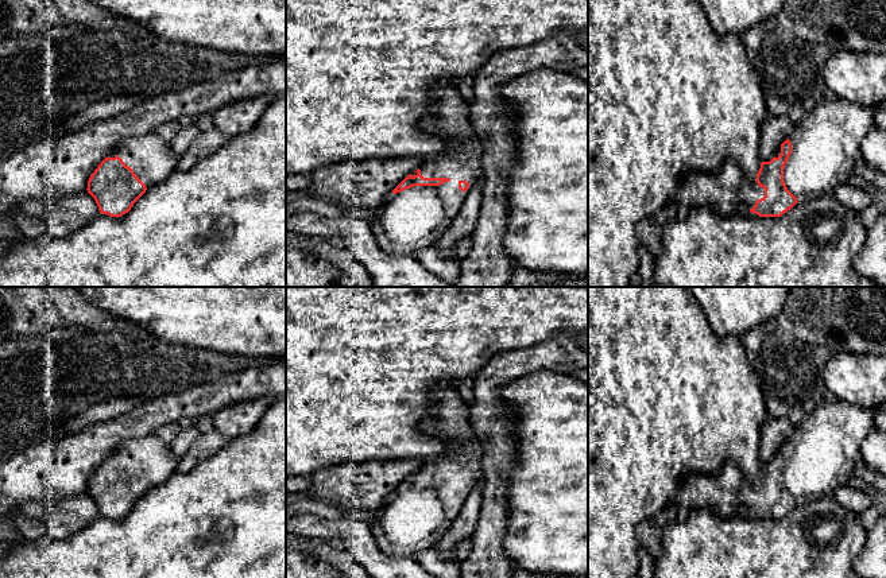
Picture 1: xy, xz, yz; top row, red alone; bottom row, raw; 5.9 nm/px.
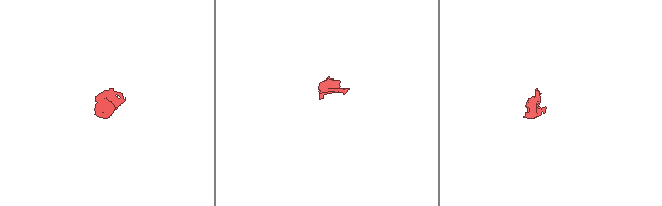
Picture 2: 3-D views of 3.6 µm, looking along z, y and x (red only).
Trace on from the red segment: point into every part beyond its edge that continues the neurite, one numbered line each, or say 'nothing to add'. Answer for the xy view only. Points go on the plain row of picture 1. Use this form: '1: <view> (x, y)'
1: xy (151, 460)

